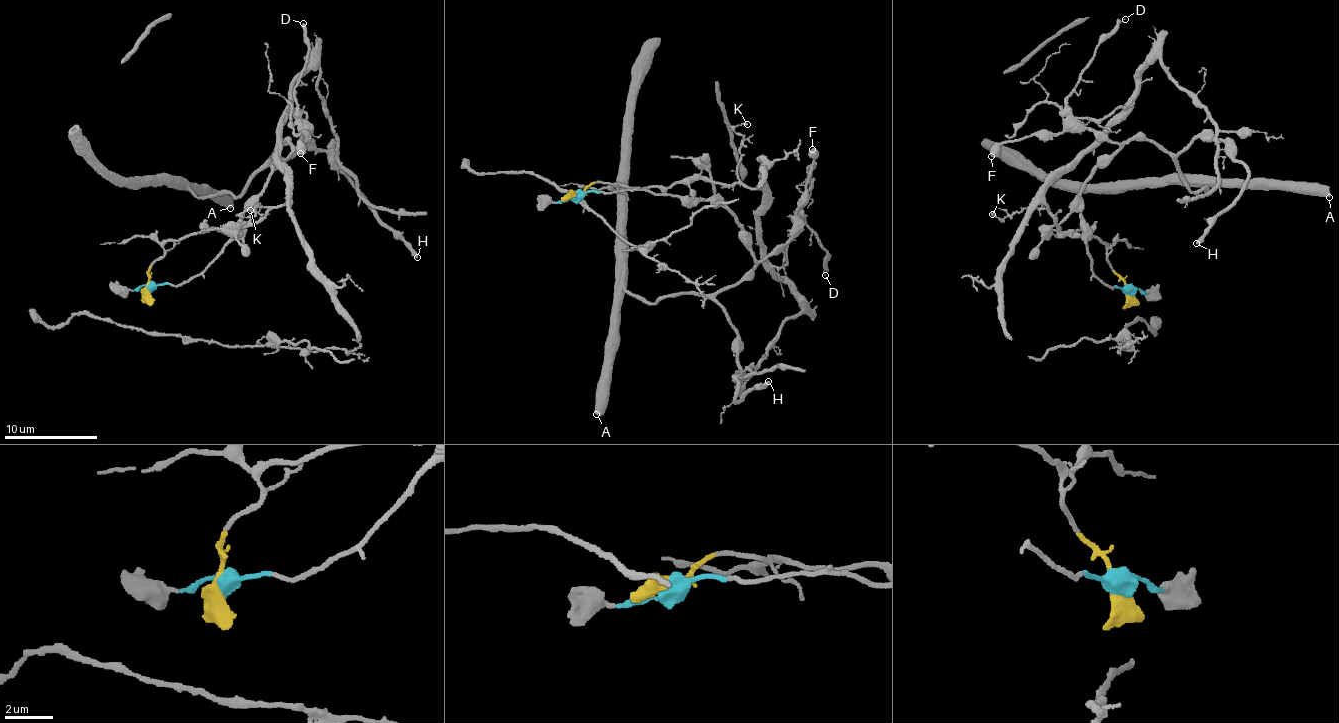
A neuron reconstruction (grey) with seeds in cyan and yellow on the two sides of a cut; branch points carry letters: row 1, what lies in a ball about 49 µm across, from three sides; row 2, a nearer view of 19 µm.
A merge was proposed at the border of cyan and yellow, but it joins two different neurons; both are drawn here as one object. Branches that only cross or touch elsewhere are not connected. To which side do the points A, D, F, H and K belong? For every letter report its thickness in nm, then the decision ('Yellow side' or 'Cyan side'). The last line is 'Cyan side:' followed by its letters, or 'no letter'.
A: Thickness 480 nm. Cyan side
D: Thickness 120 nm. Cyan side
F: Thickness 600 nm. Cyan side
H: Thickness 300 nm. Cyan side
K: Thickness 160 nm. Yellow side
Cyan side: A, D, F, H

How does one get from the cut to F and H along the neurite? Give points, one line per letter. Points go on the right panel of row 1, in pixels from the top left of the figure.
F: (1129, 290), (1096, 278), (1077, 203), (1118, 145), (1085, 130), (1062, 130), (1005, 142), (991, 156)
H: (1129, 290), (1096, 278), (1077, 203), (1131, 140), (1179, 155), (1197, 137), (1223, 139), (1246, 170), (1196, 244)

